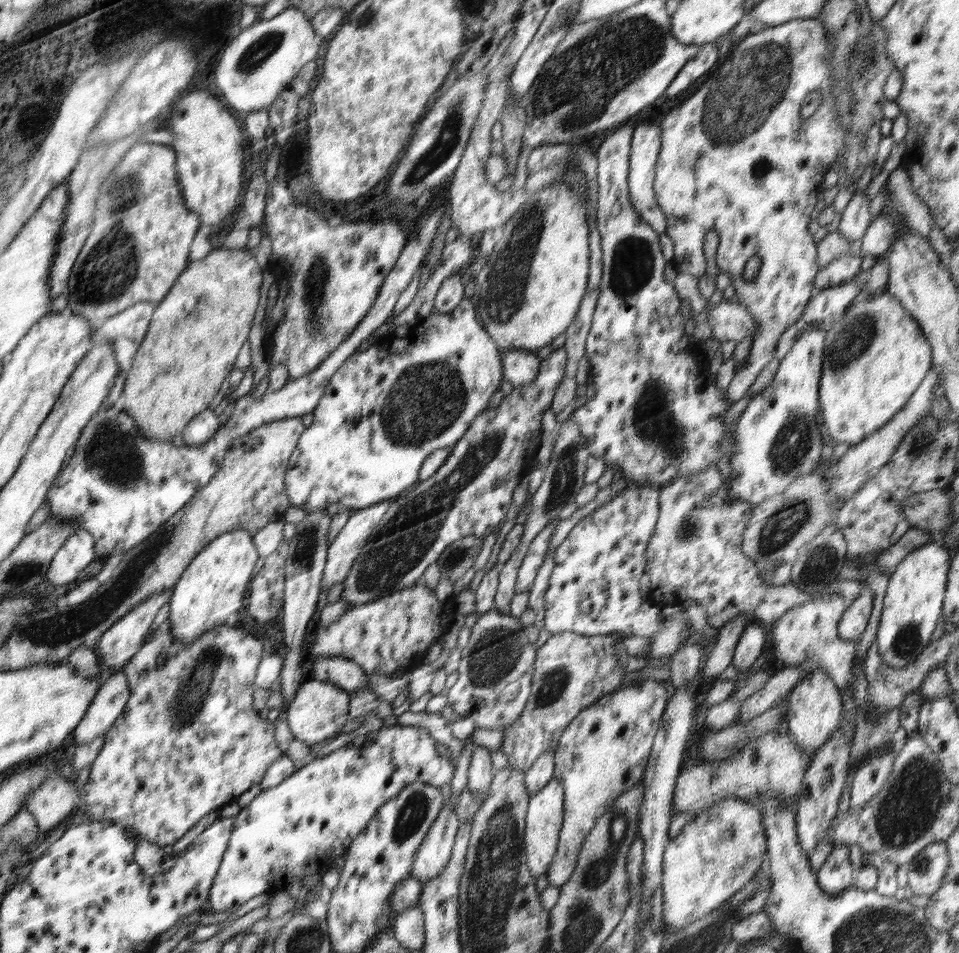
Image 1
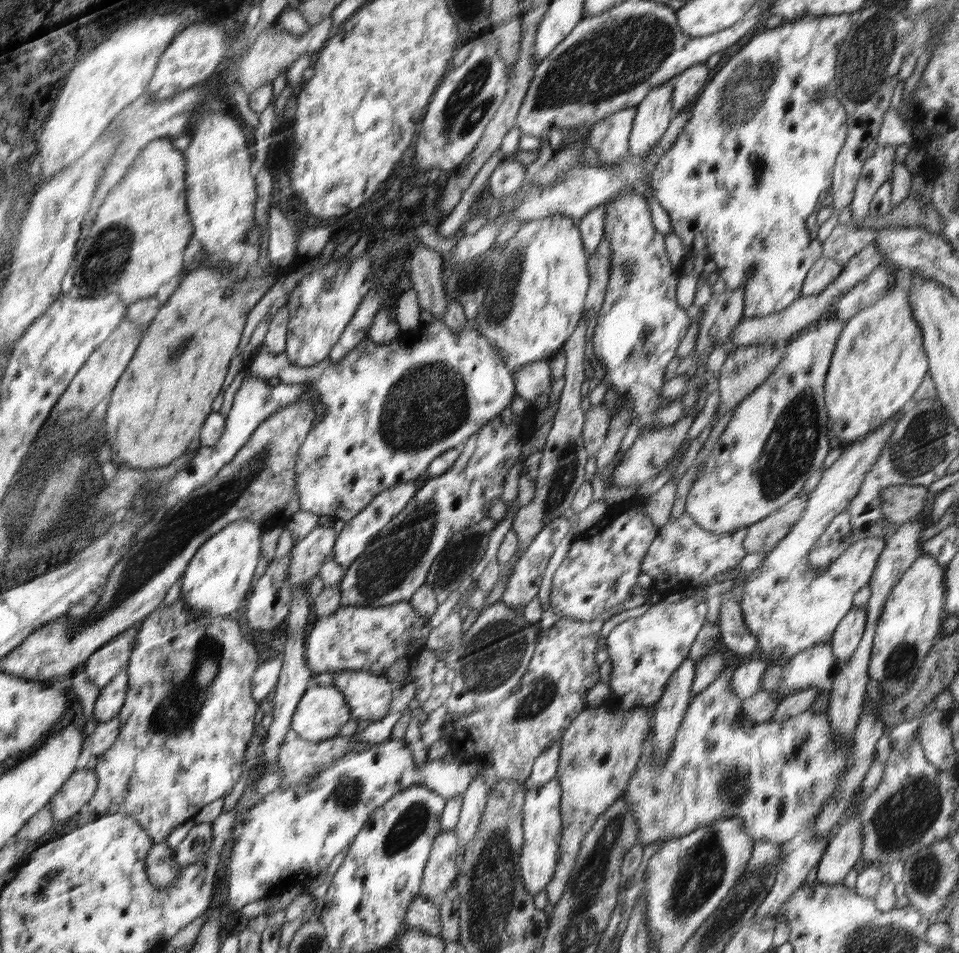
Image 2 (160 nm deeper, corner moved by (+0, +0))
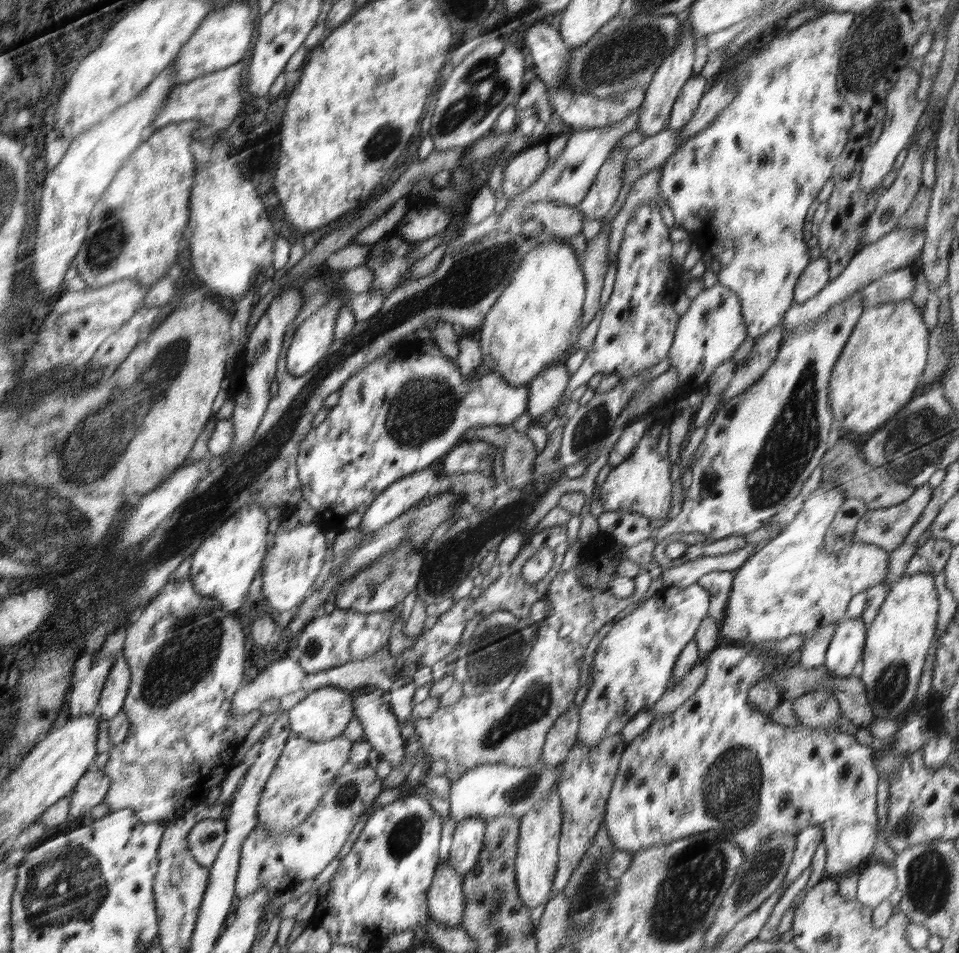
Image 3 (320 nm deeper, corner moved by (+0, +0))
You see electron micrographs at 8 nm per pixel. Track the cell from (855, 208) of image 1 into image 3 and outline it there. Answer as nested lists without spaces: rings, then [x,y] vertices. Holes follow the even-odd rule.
[[[906,65],[900,77],[898,77],[898,84],[894,84],[894,90],[887,96],[885,103],[886,118],[884,118],[884,130],[876,144],[870,147],[864,165],[861,170],[861,192],[868,193],[870,190],[883,182],[883,178],[891,171],[891,168],[896,162],[898,154],[907,147],[911,135],[920,120],[926,102],[917,101],[917,89],[919,88],[919,72]]]

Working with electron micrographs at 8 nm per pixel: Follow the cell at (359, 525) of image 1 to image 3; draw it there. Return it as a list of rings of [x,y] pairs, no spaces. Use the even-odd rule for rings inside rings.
[[[427,466],[387,486],[372,504],[369,504],[367,512],[363,515],[363,522],[358,526],[361,538],[414,508],[434,490],[439,477],[432,467]]]

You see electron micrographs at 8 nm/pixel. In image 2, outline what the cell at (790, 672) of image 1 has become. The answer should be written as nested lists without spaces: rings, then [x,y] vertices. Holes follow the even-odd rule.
[[[830,643],[815,644],[788,661],[783,669],[781,683],[772,694],[780,702],[794,693],[814,687],[824,693],[831,693],[832,676],[838,666]]]

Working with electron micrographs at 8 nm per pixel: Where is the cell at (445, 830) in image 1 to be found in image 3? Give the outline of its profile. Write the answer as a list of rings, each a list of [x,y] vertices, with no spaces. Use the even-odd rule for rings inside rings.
[[[449,859],[444,861],[444,865],[438,865],[427,892],[432,920],[446,927],[462,928],[465,905],[462,883],[463,876],[449,865]]]

